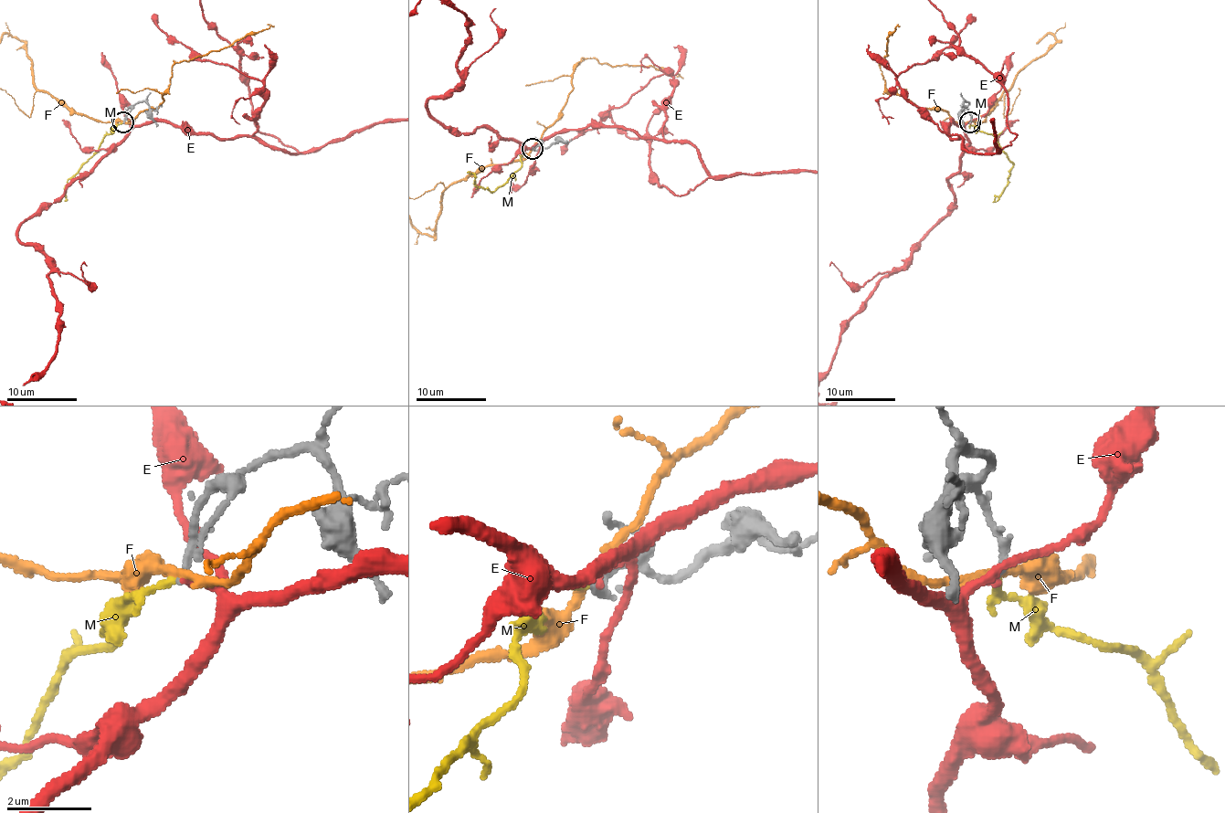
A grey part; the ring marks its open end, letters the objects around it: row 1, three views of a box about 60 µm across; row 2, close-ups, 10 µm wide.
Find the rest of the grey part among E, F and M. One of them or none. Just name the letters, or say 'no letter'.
M

